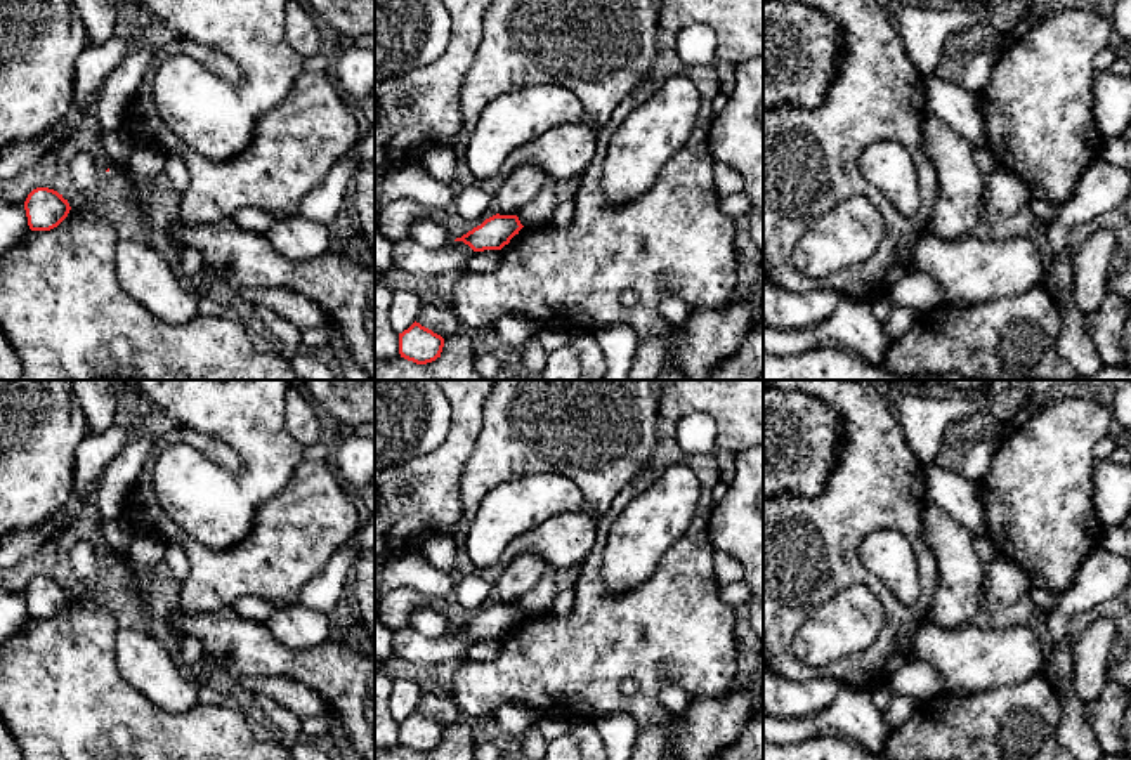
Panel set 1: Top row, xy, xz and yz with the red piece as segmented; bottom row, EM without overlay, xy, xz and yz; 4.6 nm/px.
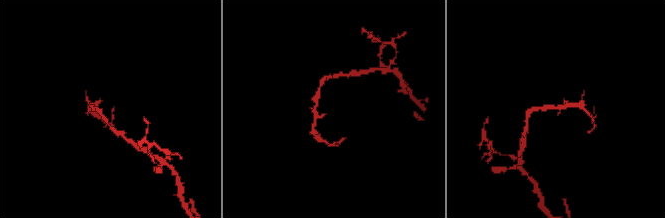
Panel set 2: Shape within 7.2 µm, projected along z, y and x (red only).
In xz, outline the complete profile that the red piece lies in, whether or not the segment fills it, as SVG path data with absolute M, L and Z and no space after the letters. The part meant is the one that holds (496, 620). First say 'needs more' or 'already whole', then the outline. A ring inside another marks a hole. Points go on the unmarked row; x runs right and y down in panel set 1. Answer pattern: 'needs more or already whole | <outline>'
already whole | M493 604L454 630L463 630L474 640L501 639L524 614L517 604Z

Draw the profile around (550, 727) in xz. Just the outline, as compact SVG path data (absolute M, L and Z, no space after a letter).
M543 717L538 722L538 727L541 731L543 739L550 741L553 737L559 737L559 736L566 734L567 729L569 729L569 724L571 722L567 722L567 720Z

